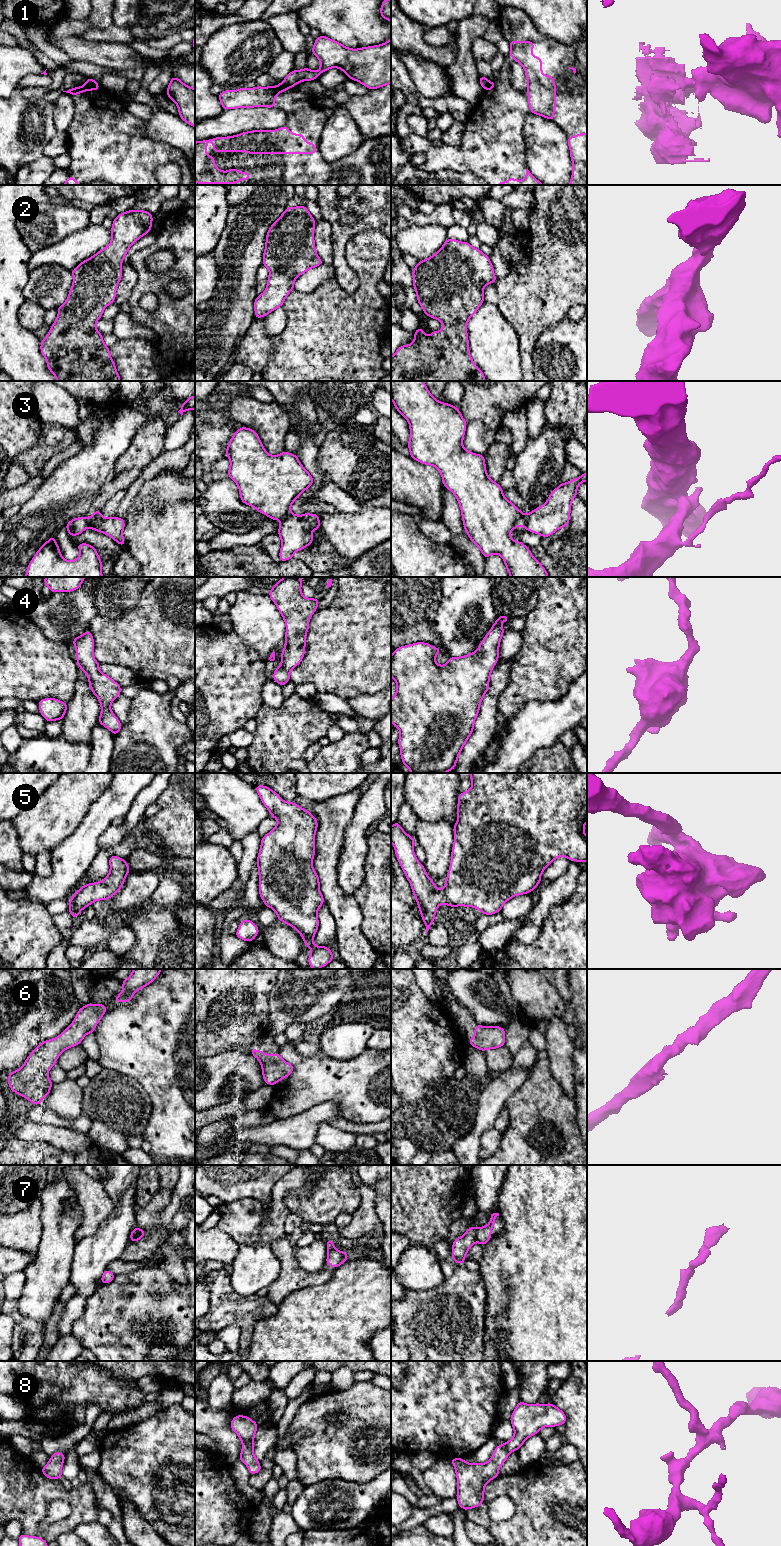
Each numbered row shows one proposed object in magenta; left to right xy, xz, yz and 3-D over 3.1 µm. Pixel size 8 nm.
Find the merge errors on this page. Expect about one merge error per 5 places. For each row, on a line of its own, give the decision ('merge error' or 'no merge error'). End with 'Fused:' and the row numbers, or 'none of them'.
1: merge error
2: no merge error
3: merge error
4: no merge error
5: no merge error
6: no merge error
7: merge error
8: no merge error
Fused: 1, 3, 7

